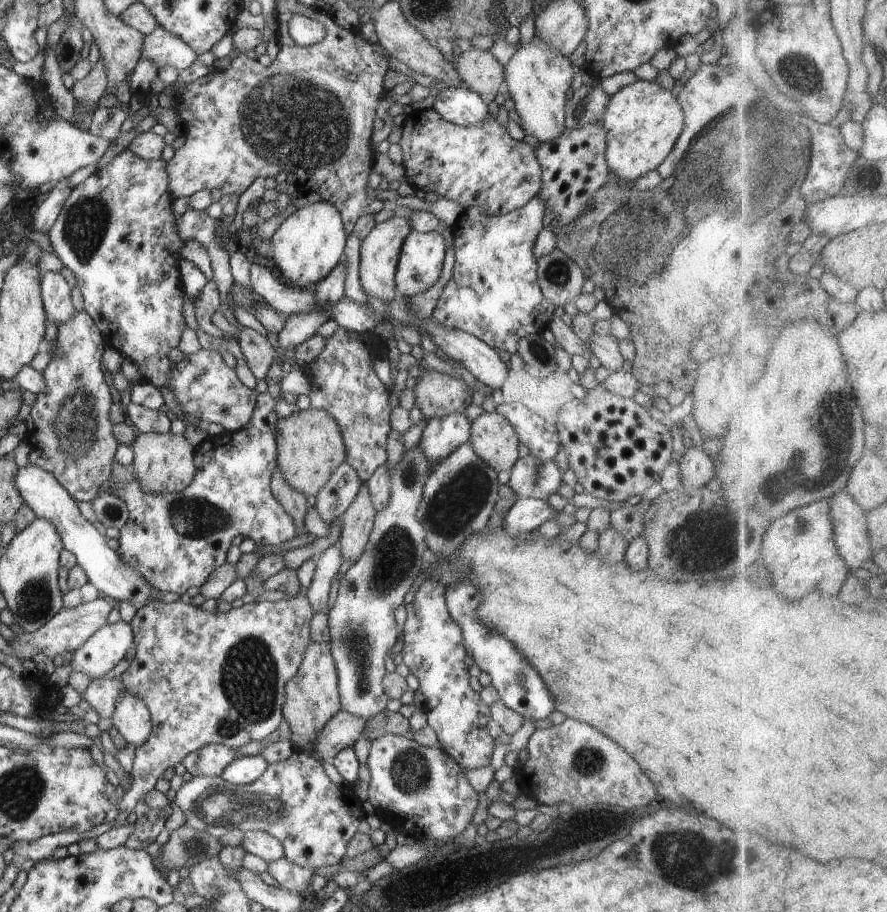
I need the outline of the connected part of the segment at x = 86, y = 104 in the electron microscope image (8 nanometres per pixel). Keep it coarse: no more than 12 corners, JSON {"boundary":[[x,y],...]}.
{"boundary":[[101,60],[71,88],[73,122],[90,124],[107,74]]}

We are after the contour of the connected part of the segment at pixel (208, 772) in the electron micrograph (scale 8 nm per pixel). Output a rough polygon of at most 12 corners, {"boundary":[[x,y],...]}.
{"boundary":[[210,743],[181,763],[193,777],[220,777],[237,750]]}

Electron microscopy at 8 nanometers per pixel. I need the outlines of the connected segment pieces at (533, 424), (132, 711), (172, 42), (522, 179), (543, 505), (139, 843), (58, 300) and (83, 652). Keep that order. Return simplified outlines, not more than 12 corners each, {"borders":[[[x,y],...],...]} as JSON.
{"borders":[[[524,404],[498,406],[530,455],[554,461],[561,442],[553,424]],[[124,693],[112,724],[128,744],[140,746],[151,714],[135,694]],[[158,25],[144,37],[141,58],[182,70],[197,54]],[[490,112],[406,115],[409,191],[491,217],[542,188],[536,148]],[[519,498],[503,517],[510,537],[528,536],[558,513]],[[138,802],[135,831],[124,846],[137,851],[152,844],[173,808]],[[60,273],[41,274],[45,315],[59,328],[76,312]],[[130,624],[101,626],[73,652],[70,668],[102,676],[126,657]]]}

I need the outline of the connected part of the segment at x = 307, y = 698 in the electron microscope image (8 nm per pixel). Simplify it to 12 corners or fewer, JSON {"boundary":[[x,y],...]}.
{"boundary":[[311,642],[285,684],[295,750],[313,754],[342,709],[328,642]]}

